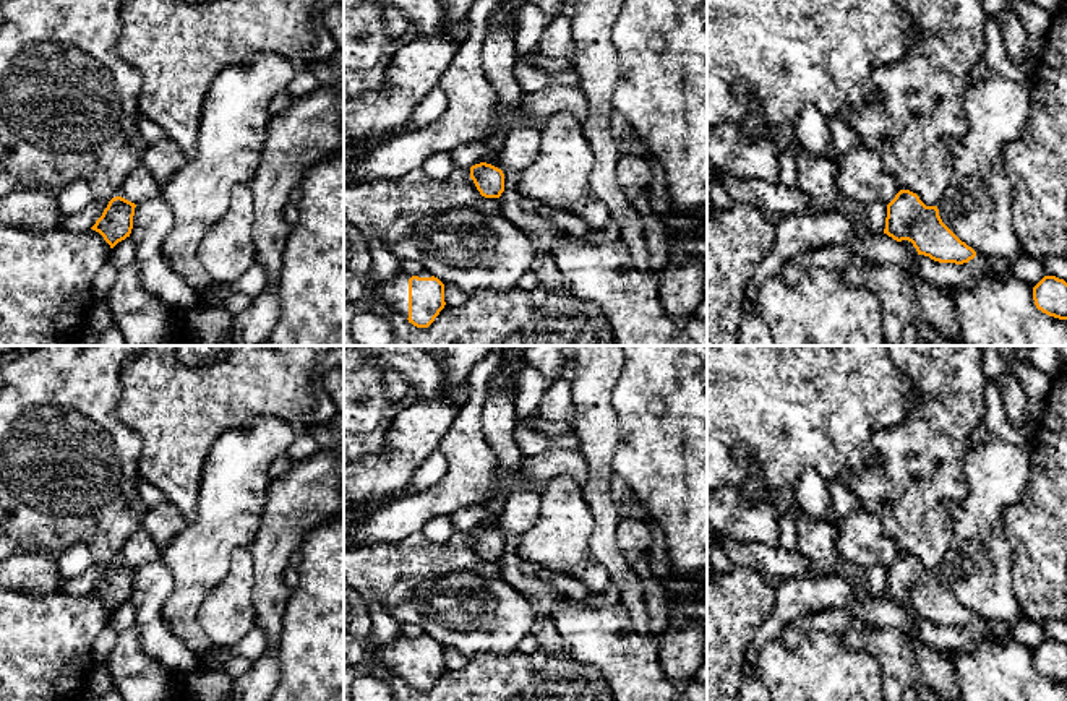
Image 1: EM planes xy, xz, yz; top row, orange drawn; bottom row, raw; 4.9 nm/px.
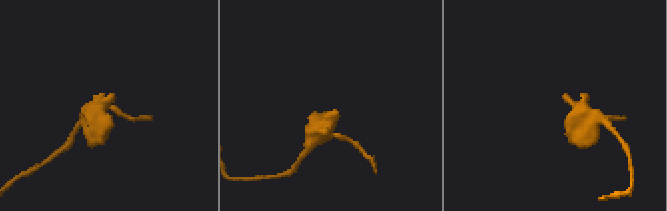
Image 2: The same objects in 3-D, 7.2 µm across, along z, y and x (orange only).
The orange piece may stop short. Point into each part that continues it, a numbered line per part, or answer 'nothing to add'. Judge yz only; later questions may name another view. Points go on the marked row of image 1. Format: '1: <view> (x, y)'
nothing to add

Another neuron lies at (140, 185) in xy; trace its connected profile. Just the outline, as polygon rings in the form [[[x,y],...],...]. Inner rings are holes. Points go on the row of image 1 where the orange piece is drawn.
[[[141,162],[123,182],[122,188],[117,191],[117,196],[122,196],[136,204],[148,198],[157,196],[159,193],[159,182],[152,177],[144,162]]]

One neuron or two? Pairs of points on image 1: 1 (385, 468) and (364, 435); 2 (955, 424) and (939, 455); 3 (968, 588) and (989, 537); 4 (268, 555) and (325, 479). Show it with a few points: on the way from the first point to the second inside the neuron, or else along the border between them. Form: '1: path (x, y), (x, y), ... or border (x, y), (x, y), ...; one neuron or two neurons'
1: border (393, 419), (385, 447), (378, 453), (360, 460); two neurons
2: path (947, 432), (939, 440), (939, 447); one neuron
3: path (978, 575), (981, 550); one neuron
4: path (279, 536), (289, 515), (305, 498); one neuron

